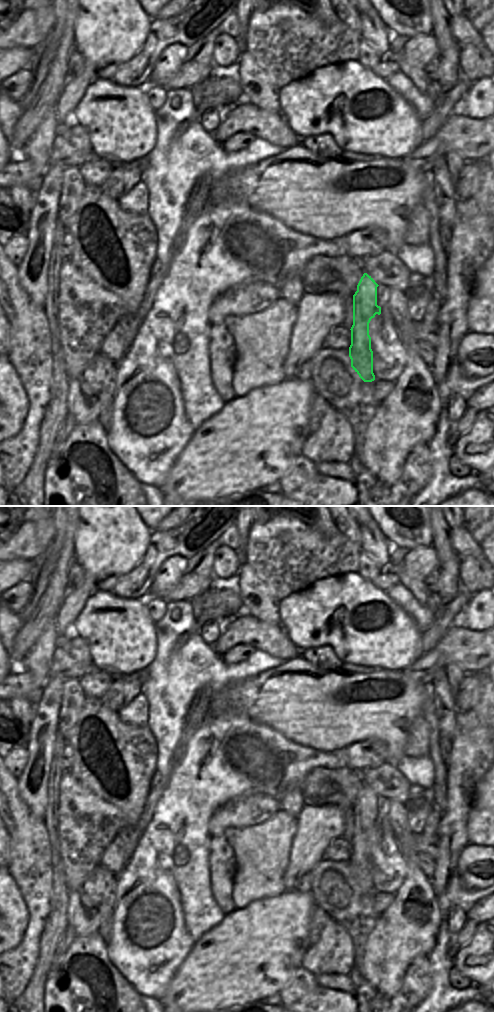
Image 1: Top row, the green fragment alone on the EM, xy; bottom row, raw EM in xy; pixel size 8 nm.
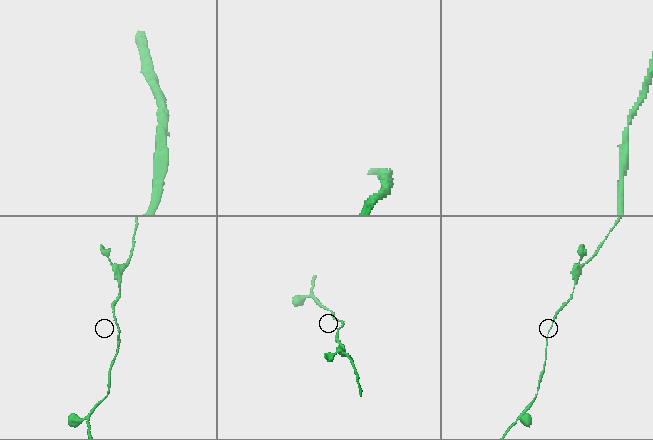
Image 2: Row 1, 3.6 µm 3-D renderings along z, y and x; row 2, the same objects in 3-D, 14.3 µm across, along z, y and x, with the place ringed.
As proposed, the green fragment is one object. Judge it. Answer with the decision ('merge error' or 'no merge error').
no merge error

